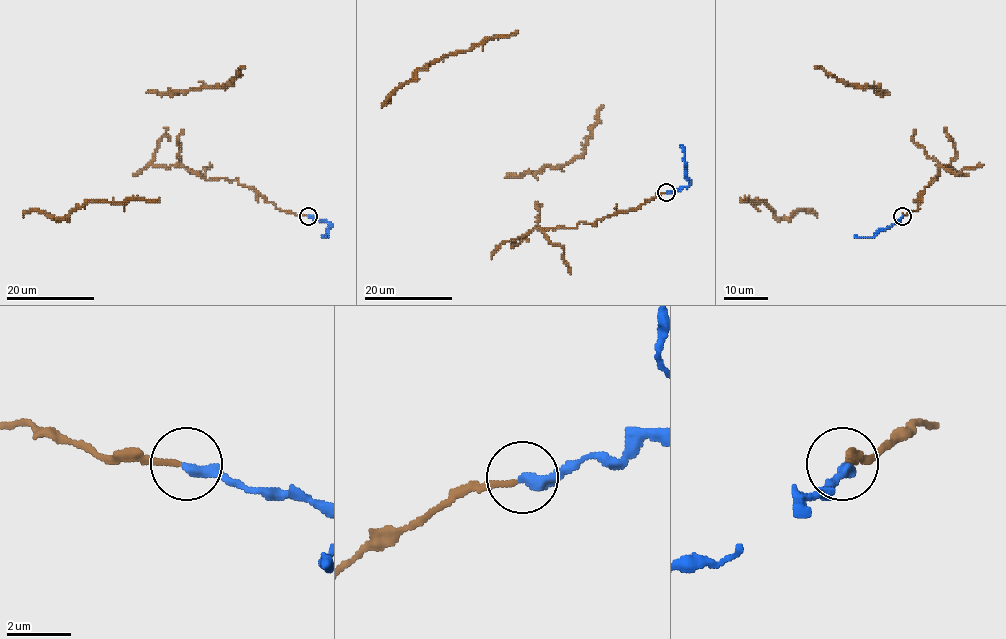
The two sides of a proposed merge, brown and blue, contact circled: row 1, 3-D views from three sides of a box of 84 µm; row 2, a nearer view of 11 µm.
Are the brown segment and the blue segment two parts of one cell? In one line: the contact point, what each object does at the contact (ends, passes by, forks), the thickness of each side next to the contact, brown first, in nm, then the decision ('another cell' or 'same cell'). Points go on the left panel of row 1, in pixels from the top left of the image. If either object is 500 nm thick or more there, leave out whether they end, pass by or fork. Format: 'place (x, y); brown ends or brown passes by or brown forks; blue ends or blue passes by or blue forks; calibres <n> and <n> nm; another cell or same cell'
place (308, 216); brown ends; blue ends; calibres 180 and 360 nm; same cell

